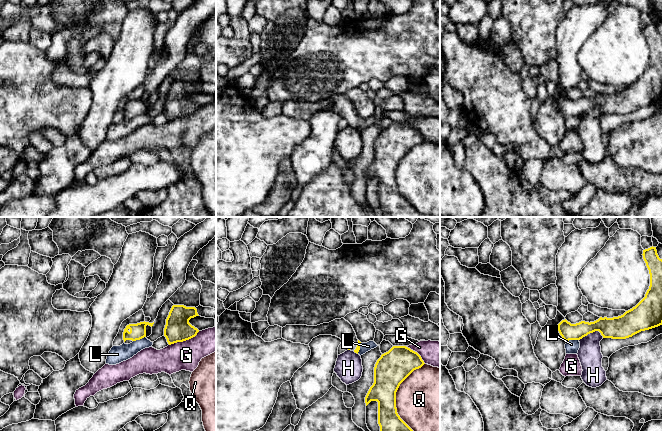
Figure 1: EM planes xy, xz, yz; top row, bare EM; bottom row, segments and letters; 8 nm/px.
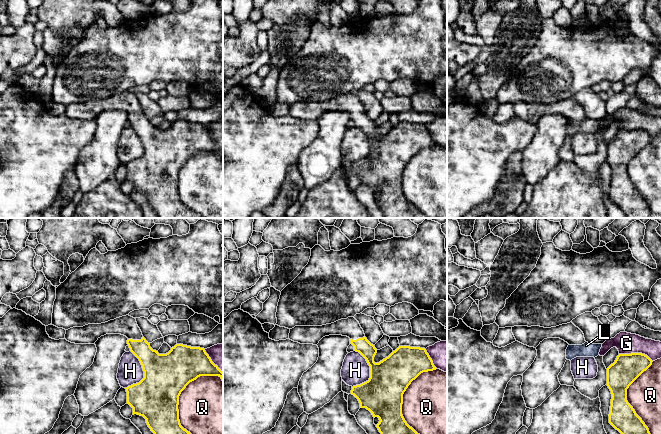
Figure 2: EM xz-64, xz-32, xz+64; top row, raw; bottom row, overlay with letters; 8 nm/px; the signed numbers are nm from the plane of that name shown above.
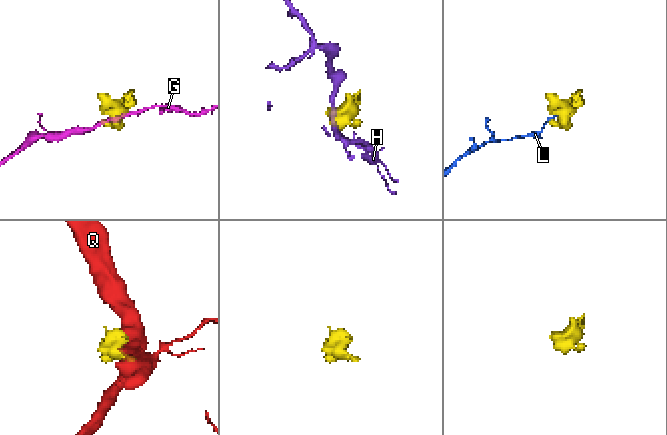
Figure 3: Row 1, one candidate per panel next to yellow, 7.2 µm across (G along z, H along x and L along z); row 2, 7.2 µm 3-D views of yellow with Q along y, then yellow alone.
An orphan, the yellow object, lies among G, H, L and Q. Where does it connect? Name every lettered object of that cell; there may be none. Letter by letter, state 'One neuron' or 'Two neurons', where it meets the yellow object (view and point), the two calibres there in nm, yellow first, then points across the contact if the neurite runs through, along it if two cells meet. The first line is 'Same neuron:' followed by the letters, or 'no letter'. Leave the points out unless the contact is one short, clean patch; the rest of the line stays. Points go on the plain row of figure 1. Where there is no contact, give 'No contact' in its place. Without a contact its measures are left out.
Same neuron: no letter
G: Two neurons. Touches yellow at xy (184, 116). Thickness 200 nm (yellow) against 240 nm
H: Two neurons. Touches yellow at yz (591, 108). Thickness 190 nm (yellow) against 190 nm
L: Two neurons. Touches yellow at yz (571, 115). Thickness 140 nm (yellow) against 110 nm. Boundary: yz (578, 115), (565, 117)
Q: Two neurons. Touches yellow at xz (395, 181). Thickness 240 nm (yellow) against 480 nm

